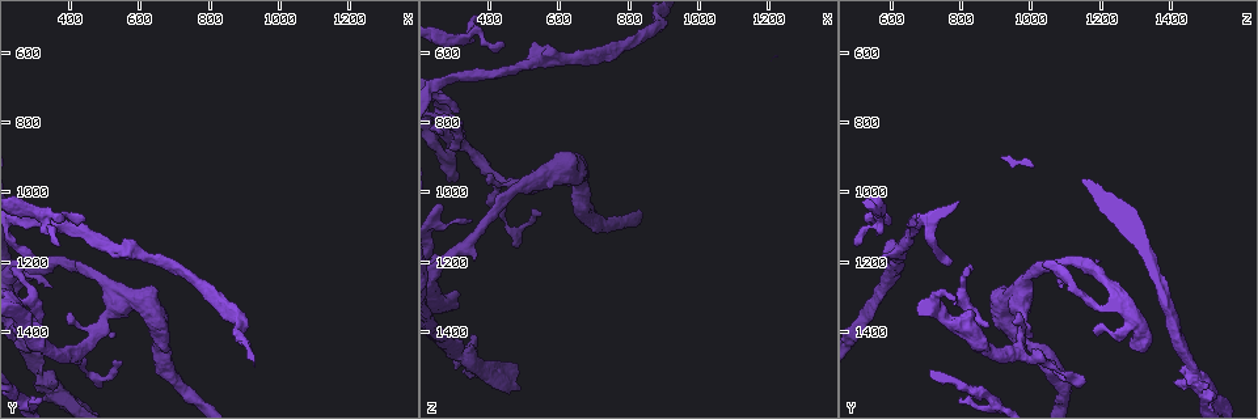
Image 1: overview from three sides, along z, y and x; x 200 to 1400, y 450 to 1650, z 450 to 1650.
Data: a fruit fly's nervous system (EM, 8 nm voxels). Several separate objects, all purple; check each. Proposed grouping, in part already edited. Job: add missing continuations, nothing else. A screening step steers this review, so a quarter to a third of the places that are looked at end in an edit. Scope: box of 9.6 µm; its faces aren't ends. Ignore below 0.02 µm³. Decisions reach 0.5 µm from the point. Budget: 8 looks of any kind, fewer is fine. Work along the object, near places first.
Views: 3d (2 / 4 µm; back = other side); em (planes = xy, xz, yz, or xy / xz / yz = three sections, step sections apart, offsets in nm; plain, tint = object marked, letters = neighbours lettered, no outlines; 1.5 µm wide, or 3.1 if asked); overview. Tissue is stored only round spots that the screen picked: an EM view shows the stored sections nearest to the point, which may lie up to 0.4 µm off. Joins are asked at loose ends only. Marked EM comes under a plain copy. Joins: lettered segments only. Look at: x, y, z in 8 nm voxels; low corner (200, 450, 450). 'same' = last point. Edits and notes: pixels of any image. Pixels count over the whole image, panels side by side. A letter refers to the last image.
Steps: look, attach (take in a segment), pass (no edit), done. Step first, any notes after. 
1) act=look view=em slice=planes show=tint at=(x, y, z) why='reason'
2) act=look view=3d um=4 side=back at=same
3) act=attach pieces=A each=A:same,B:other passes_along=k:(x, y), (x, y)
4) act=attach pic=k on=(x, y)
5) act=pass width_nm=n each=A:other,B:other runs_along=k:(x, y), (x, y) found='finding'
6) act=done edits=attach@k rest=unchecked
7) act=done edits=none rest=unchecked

act=look view=em slice=yz step=8 show=letters at=(350, 1270, 1080) why='thin end'

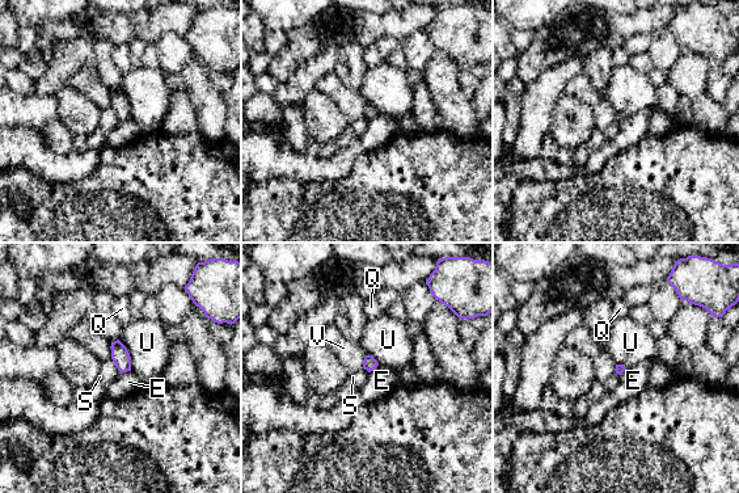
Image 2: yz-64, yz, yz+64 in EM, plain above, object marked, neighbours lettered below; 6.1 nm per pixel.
act=look view=em slice=planes show=letters at=same why='cut it another way'

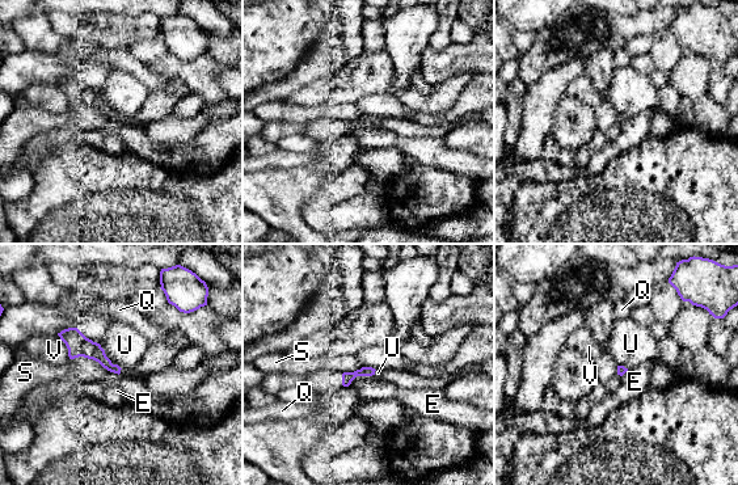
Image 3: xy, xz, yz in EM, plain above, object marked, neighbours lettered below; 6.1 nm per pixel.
act=pass each=E:other,Q:other,S:other,U:other,V:other border=3:(98, 344), (105, 350) found='none of them fits'

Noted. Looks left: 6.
act=look view=em slice=xz step=4 show=tint at=(300, 1450, 1280) why='thick end'

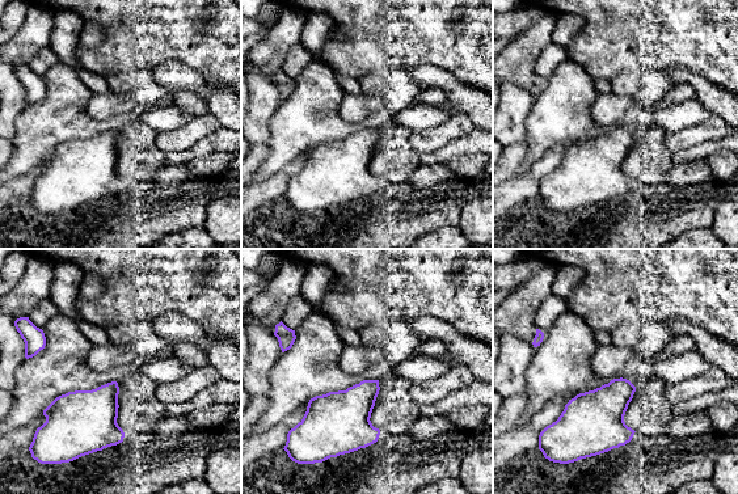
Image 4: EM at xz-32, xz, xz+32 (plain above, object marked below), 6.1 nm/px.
act=look view=em slice=planes show=letters at=same

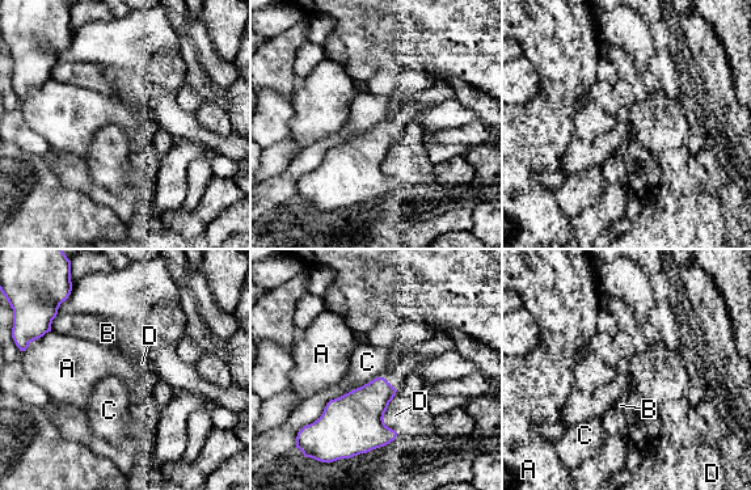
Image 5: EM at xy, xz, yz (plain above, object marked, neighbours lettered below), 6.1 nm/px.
act=pass each=A:other,B:other,C:other,D:other found='no lettered segment goes on from it'

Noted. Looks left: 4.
act=look view=3d um=2 at=(440, 1080, 580) why='free end'

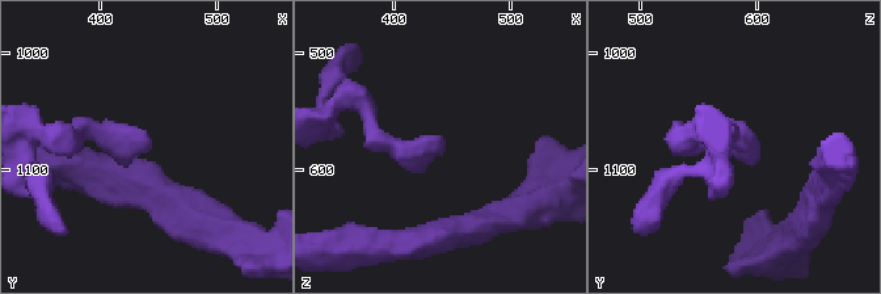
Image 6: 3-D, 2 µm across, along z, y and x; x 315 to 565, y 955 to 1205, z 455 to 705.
act=look view=em slice=planes show=tint at=(442, 1084, 580)

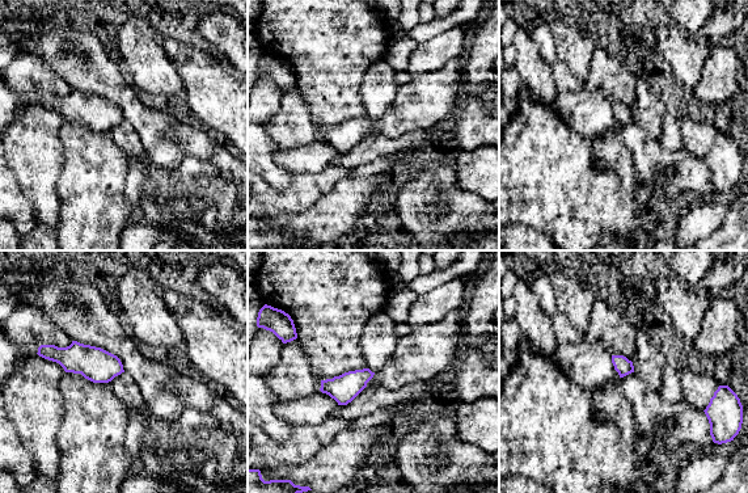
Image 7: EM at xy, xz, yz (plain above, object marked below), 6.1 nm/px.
act=look view=em slice=planes show=letters at=same why='see the neighbours'

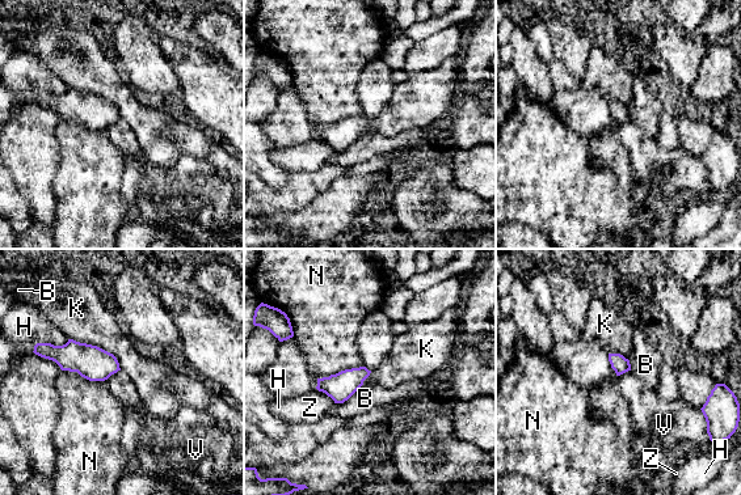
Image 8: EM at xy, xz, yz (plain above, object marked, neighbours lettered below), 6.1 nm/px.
act=pass each=B:other,H:other,K:other,N:other,V:other,Z:other border=8:(120, 369), (104, 380) found='none of them fits'

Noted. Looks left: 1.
act=done edits=none rest=unchecked

